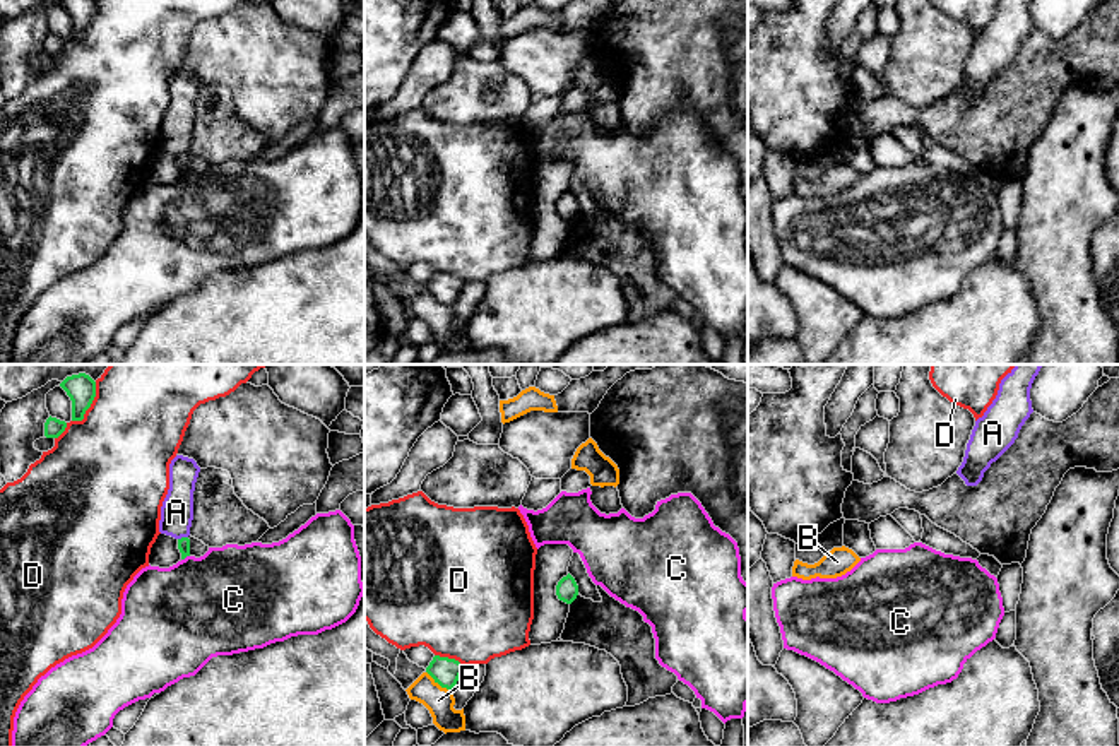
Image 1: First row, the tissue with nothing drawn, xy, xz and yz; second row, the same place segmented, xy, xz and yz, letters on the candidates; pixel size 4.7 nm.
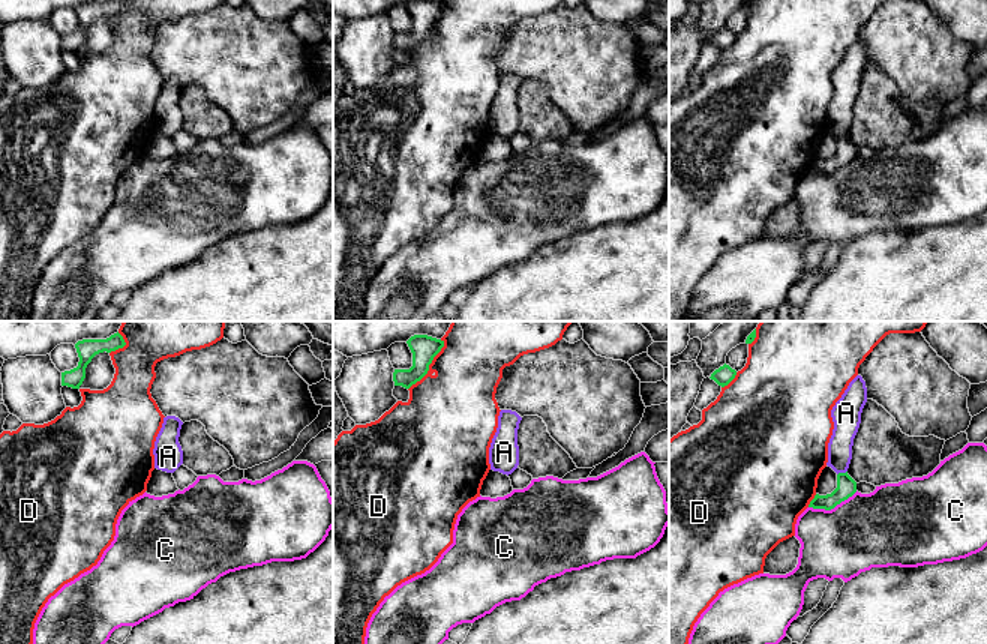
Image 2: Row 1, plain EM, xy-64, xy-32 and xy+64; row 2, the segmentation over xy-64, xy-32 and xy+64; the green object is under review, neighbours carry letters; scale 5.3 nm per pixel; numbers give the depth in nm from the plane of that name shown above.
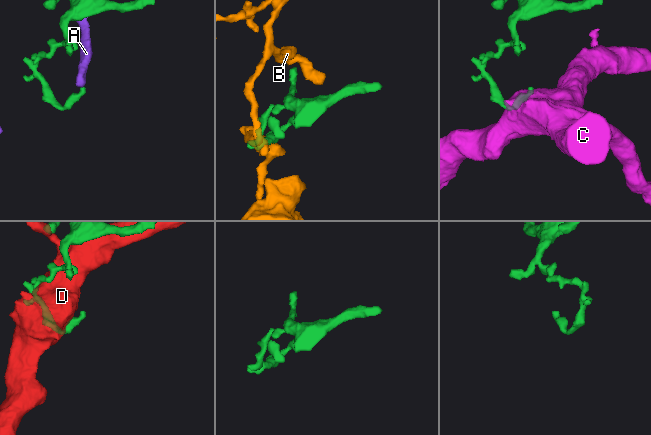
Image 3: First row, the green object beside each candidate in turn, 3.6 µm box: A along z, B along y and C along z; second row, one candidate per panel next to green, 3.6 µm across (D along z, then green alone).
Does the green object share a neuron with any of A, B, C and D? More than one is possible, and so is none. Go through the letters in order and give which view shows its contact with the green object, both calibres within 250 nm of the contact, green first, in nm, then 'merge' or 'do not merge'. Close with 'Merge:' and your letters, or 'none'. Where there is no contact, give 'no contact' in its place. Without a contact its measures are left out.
A: meets green in xy; 60 nm thick on the green side, 160 nm on the other; do not merge
B: meets green in xz; 130 nm thick on the green side, 130 nm on the other; do not merge
C: meets green in xy; 60 nm thick on the green side, 480 nm on the other; do not merge
D: meets green in xy; 110 nm thick on the green side, 460 nm on the other; do not merge
Merge: none

